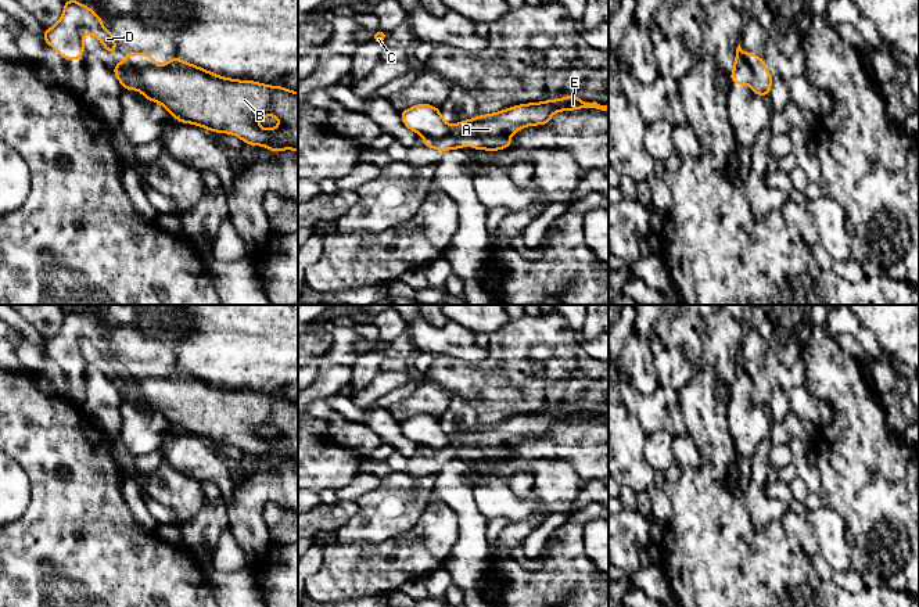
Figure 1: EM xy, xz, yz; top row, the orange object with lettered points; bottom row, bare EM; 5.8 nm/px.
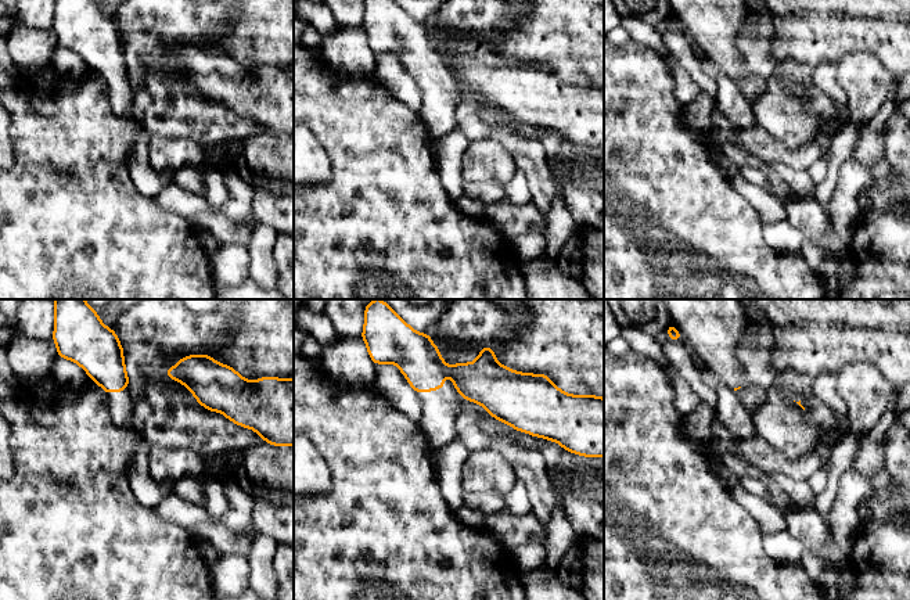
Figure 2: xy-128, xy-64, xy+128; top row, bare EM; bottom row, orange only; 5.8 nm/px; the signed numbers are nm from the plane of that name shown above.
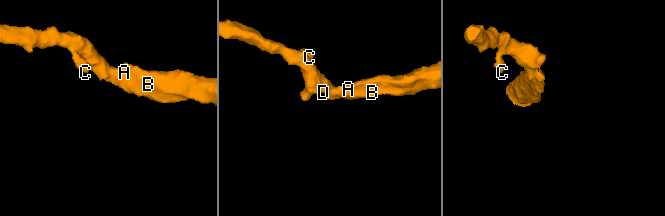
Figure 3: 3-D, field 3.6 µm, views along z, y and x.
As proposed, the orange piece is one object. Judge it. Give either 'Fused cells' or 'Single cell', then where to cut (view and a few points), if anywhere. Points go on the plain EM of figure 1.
Fused cells. Split along xy (124, 376), (125, 385), (133, 392)

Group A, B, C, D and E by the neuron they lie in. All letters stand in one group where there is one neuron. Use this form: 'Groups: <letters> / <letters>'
Groups: A B E / C D

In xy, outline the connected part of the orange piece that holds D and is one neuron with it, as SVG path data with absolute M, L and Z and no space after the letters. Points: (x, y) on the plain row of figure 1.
M71 309L65 310L65 317L60 331L43 342L46 355L53 356L65 370L80 370L86 362L83 345L89 344L103 352L103 359L118 363L115 345L103 337L103 330L87 316Z

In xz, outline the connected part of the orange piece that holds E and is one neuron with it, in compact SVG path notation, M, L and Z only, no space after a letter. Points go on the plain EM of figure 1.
M571 405L557 410L514 416L495 424L457 432L445 448L426 446L423 457L445 463L453 459L463 460L469 453L473 460L496 461L510 457L513 455L510 446L524 437L548 435L554 423L581 419L609 421L609 416L600 416L596 412L585 413Z

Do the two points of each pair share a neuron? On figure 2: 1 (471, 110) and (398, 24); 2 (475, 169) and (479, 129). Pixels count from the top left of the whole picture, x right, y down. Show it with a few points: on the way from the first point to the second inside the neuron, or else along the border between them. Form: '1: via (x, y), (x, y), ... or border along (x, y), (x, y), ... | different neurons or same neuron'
1: border along (461, 87), (459, 103), (454, 108), (454, 126) | different neurons
2: border along (486, 137), (470, 143) | different neurons

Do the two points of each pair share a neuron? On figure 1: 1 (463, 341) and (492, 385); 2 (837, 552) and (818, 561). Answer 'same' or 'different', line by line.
1: different
2: different

